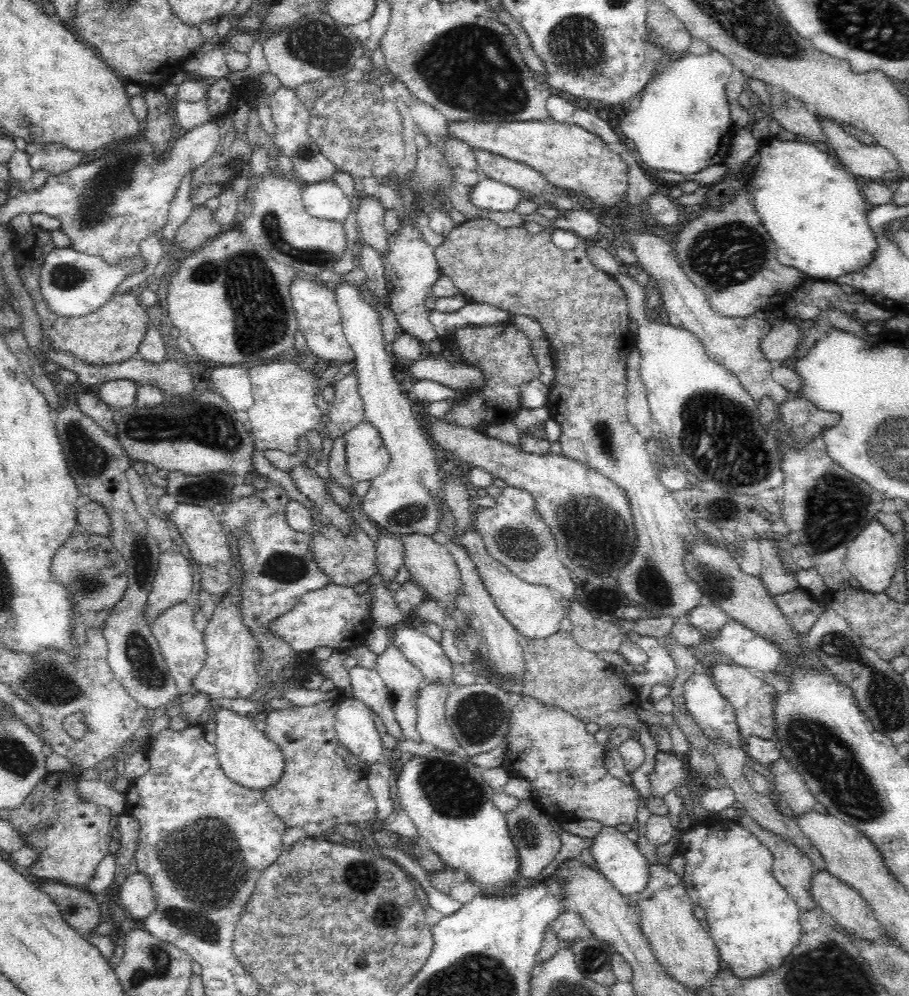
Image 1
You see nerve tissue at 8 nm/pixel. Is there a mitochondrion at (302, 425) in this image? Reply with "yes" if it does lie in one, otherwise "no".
no

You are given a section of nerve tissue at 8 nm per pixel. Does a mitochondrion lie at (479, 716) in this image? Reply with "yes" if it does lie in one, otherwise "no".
yes

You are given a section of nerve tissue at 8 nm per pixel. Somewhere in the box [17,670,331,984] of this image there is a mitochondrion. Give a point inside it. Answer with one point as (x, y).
(208, 881)

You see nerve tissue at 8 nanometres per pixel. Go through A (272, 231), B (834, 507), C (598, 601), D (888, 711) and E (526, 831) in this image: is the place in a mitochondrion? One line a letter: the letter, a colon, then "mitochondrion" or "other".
A: mitochondrion
B: mitochondrion
C: other
D: mitochondrion
E: mitochondrion

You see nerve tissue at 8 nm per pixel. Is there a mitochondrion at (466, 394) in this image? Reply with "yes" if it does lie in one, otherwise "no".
no

